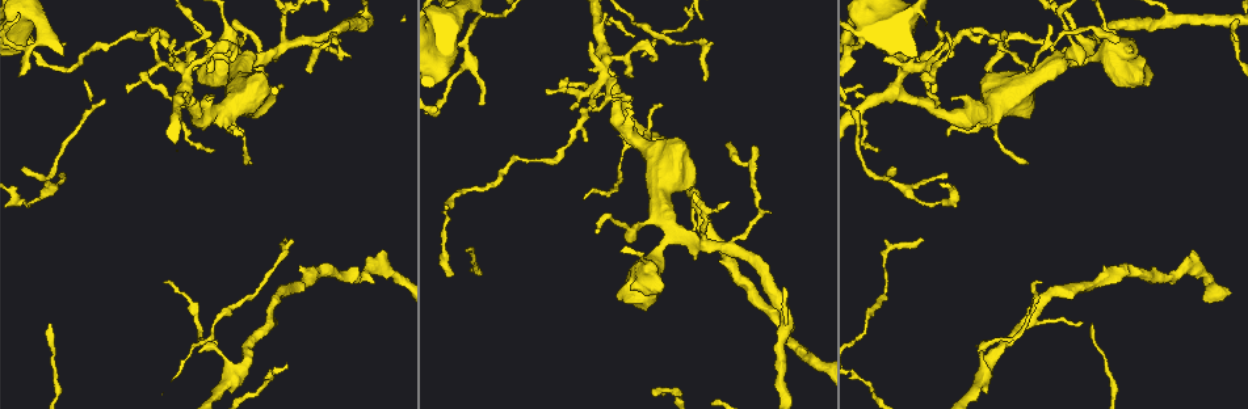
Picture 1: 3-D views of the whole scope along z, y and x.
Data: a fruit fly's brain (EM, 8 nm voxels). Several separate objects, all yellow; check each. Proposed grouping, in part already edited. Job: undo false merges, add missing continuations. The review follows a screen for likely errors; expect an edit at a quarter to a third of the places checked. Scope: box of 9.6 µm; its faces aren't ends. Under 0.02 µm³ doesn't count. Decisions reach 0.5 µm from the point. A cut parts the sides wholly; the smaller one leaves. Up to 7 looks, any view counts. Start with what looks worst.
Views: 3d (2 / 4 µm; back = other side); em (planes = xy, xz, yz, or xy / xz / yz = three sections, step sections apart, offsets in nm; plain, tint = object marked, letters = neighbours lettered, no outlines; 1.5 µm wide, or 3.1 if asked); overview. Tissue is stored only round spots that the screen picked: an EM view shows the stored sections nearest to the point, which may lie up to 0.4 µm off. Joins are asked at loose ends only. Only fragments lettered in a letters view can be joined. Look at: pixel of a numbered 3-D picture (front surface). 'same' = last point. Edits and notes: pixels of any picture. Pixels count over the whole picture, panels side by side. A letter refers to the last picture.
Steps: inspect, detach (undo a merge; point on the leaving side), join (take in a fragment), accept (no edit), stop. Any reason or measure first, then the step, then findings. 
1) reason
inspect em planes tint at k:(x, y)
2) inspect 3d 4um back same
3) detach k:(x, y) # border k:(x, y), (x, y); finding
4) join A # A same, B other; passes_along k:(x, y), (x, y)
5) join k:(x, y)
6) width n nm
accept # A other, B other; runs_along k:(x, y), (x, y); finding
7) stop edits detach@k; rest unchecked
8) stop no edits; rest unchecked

thin end
inspect 3d 2um at 1:(659, 108)

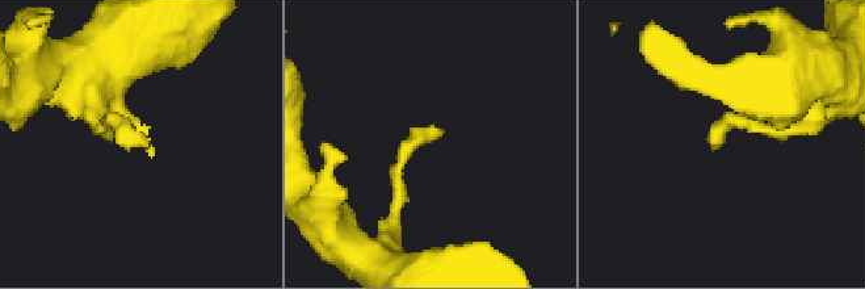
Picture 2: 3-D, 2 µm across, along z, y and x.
now the EM
inspect em planes letters at 2:(148, 147)

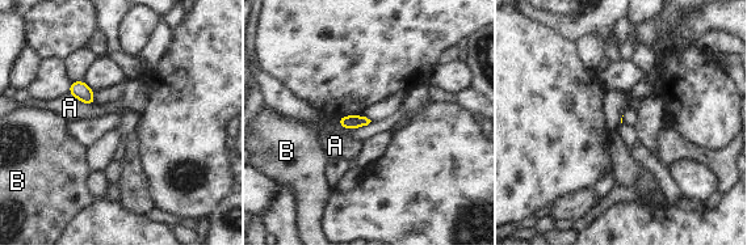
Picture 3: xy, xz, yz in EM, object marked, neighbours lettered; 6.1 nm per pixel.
accept # A other, B other; border 3:(68, 92), (82, 101), (95, 105); none of them fits

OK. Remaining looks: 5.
abrupt turn
inspect em planes plain at 1:(748, 164)

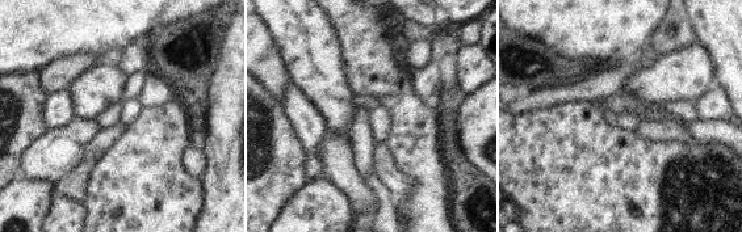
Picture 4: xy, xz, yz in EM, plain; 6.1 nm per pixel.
inspect em planes letters same

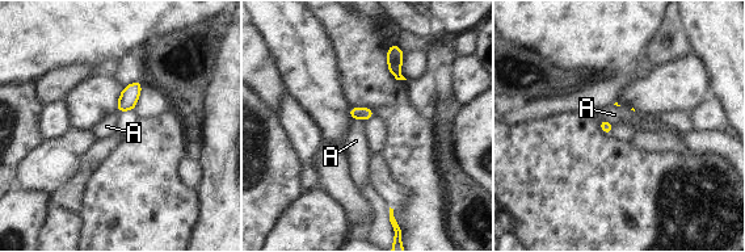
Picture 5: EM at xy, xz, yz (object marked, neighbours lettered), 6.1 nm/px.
width 70 nm
accept # A other; border 5:(598, 120), (606, 120), (613, 126); all the same neuron

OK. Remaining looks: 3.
branch point
inspect 3d 2um at 1:(368, 22)

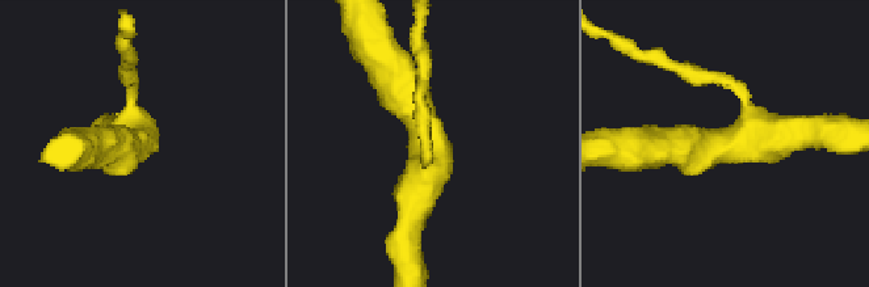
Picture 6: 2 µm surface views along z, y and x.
need the tissue
inspect em planes letters at 6:(137, 143)

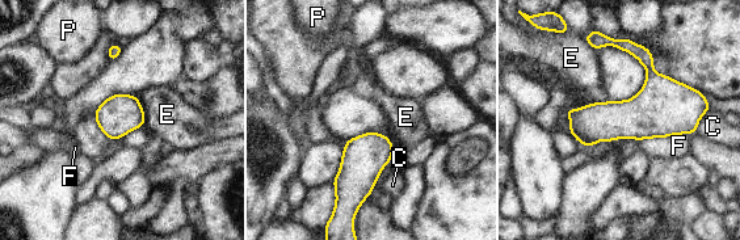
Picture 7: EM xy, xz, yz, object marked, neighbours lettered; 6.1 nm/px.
accept # C other, E other, F other, P other; continuous, no second neuron

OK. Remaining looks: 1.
stop no edits; rest unchecked

